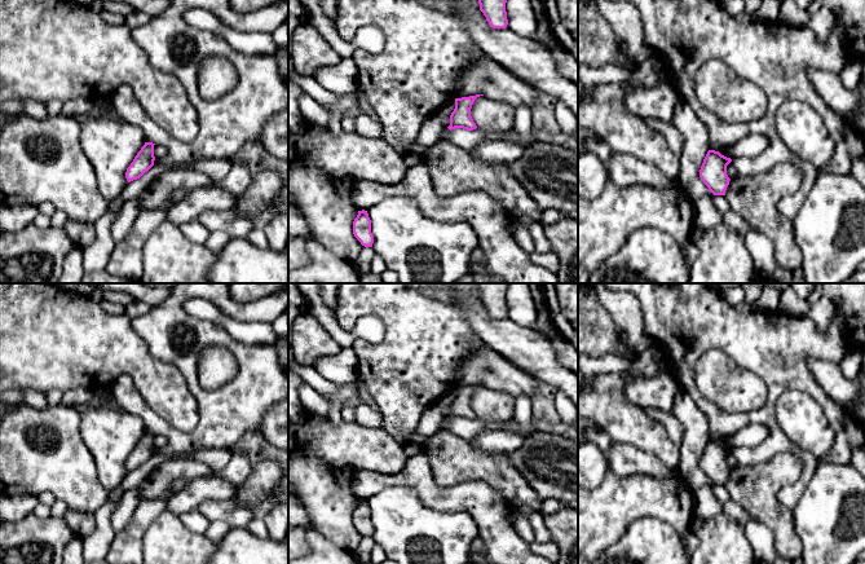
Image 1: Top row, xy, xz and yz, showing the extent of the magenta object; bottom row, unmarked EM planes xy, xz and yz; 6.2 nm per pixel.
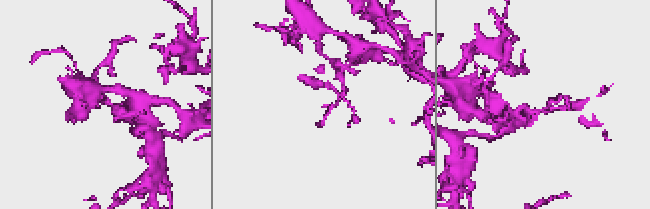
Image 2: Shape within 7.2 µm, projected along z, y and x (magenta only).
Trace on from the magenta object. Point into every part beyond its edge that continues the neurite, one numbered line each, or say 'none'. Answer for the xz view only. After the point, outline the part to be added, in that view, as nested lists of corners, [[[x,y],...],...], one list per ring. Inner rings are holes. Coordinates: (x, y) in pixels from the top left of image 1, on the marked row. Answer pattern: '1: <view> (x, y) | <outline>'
none

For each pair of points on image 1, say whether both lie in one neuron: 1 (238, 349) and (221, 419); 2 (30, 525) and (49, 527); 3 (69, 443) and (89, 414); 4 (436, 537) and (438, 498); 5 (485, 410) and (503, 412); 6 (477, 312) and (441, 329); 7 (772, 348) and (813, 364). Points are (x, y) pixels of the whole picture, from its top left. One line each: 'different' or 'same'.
1: same
2: same
3: different
4: different
5: same
6: different
7: different

